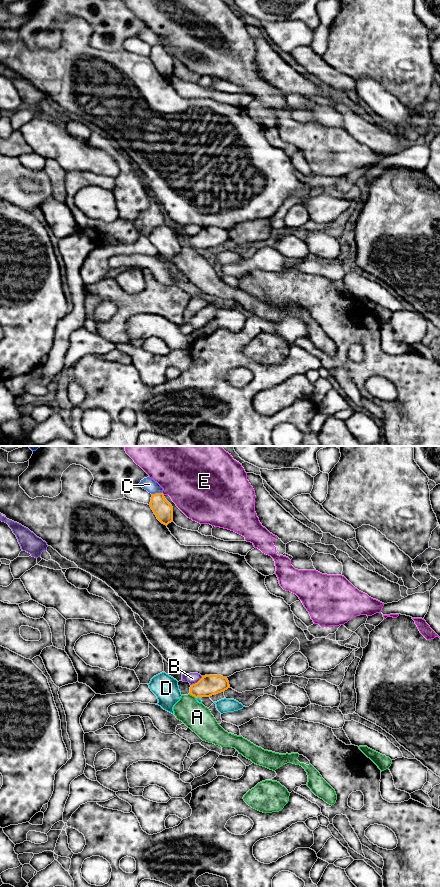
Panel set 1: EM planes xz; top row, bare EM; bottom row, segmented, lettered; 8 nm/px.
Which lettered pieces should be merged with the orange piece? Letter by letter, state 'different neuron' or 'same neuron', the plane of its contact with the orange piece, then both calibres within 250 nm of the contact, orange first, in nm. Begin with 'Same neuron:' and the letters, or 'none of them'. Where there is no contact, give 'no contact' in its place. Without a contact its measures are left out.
Same neuron: none of them
A: different neuron; contact in xz; calibres 170 and 220 nm
B: different neuron; contact in xz; calibres 170 and 90 nm
C: different neuron; contact in xz; calibres 150 and 100 nm
D: different neuron; contact in xz; calibres 170 and 40 nm
E: different neuron; no contact

